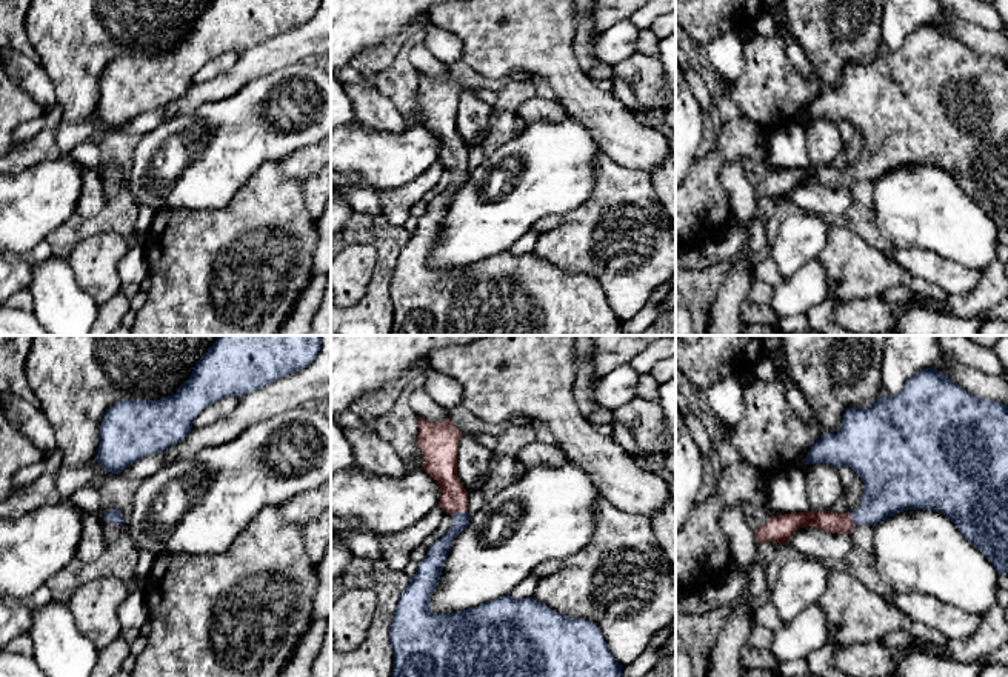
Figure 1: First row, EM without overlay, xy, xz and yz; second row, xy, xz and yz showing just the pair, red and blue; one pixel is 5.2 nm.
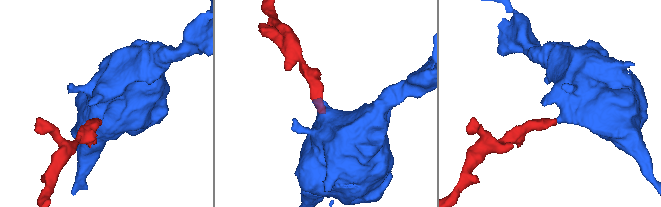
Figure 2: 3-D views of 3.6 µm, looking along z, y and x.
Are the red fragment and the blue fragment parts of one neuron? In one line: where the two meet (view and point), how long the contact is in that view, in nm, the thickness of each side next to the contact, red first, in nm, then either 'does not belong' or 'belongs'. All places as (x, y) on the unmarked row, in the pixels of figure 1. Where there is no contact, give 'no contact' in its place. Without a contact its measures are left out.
xz (457, 166) | 80 nm | 150/110 nm | belongs

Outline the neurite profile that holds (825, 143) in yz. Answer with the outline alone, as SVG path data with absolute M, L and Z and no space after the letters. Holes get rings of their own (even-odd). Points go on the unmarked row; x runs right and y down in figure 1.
M826 118L805 120L808 132L808 157L816 168L831 166L845 145L837 123Z

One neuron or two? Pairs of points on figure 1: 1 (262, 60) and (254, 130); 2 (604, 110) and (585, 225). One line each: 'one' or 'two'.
1: two
2: two

